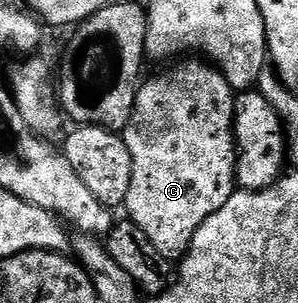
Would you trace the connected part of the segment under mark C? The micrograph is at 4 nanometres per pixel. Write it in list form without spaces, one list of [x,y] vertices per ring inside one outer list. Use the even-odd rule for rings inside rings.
[[[205,60],[193,61],[197,62],[178,61],[176,64],[173,64],[178,64],[178,66],[173,66],[170,70],[165,70],[162,74],[155,75],[154,78],[146,77],[137,90],[135,108],[131,112],[131,120],[123,131],[127,152],[131,152],[131,164],[133,165],[131,192],[127,192],[124,209],[126,211],[129,210],[129,214],[127,214],[128,221],[139,224],[139,228],[143,228],[143,232],[147,232],[147,236],[151,239],[151,244],[155,244],[155,248],[159,248],[162,258],[166,260],[172,260],[172,258],[180,260],[188,254],[193,233],[203,224],[203,220],[207,220],[207,216],[219,212],[219,208],[223,208],[223,204],[227,204],[227,200],[235,193],[235,187],[237,186],[237,143],[233,137],[234,88],[222,76],[216,66]]]

